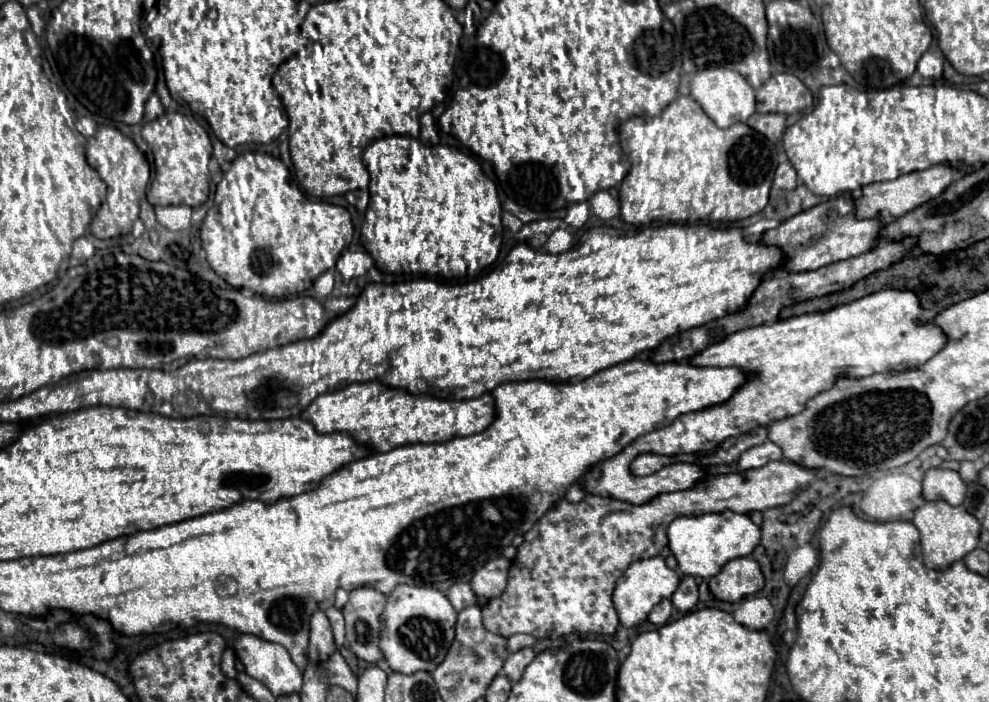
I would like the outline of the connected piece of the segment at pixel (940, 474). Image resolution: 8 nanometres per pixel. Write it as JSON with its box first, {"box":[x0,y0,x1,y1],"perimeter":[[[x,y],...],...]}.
{"box":[923,468,967,506],"perimeter":[[[931,468],[923,478],[923,498],[925,500],[945,500],[951,506],[959,506],[965,500],[967,486],[959,472]]]}

